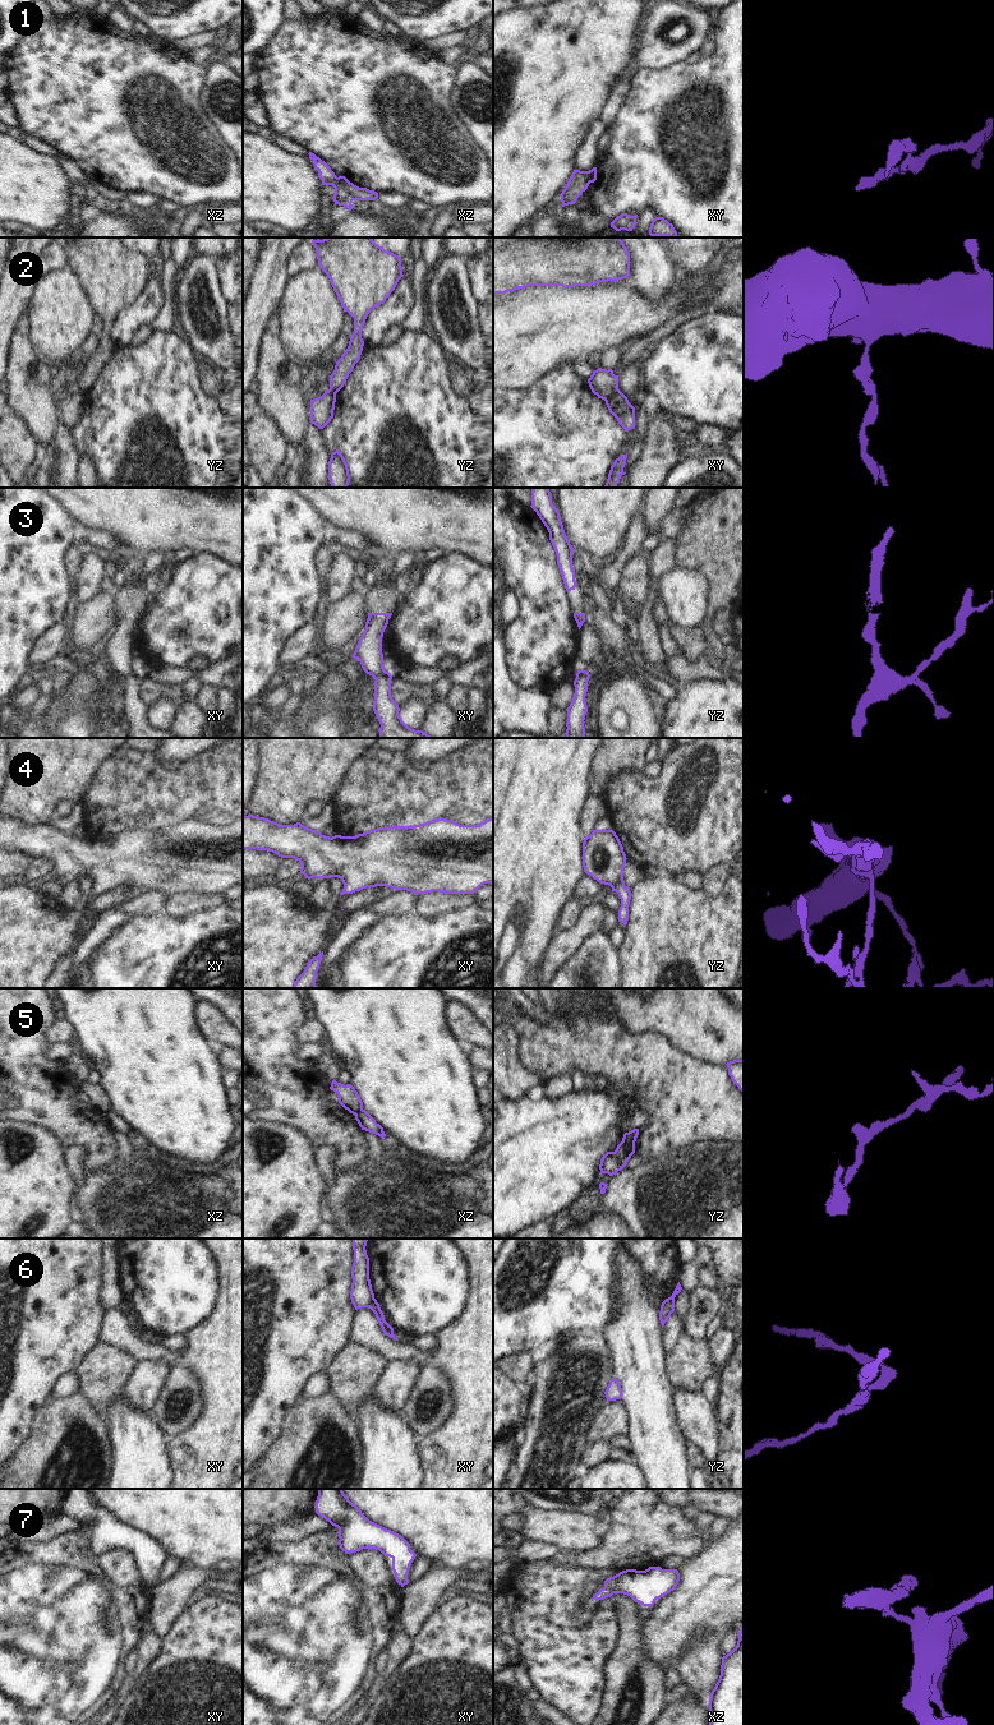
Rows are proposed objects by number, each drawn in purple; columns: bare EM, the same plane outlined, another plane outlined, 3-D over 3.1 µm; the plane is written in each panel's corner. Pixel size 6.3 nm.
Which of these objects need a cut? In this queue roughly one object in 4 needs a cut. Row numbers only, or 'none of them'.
1, 2, 5, 6

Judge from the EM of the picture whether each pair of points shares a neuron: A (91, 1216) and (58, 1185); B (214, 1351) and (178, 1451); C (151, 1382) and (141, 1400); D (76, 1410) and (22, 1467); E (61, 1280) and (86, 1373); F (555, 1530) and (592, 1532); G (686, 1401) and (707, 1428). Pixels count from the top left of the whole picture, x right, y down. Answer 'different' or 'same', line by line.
A: different
B: same
C: same
D: same
E: different
F: same
G: same

